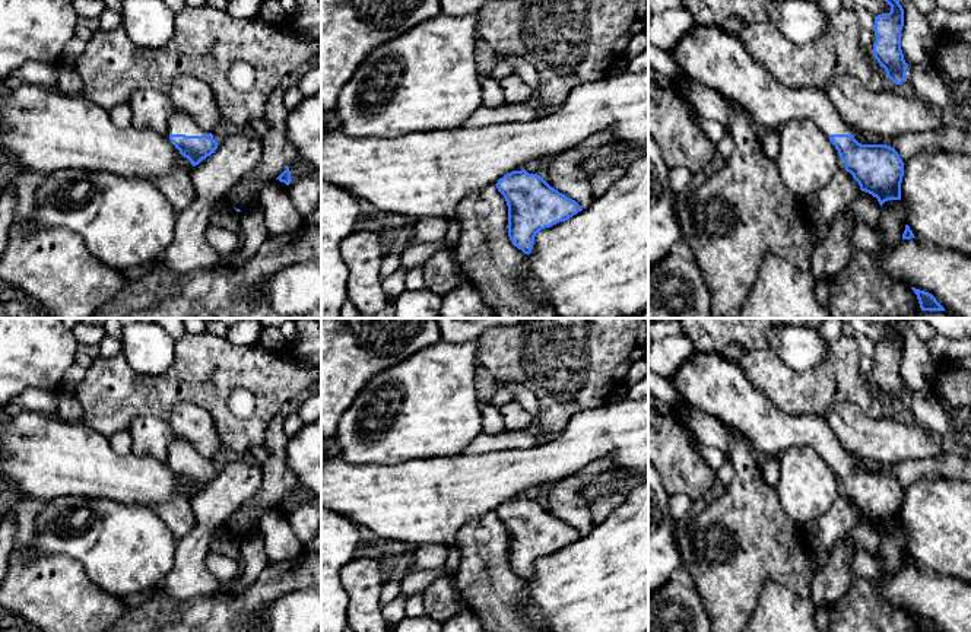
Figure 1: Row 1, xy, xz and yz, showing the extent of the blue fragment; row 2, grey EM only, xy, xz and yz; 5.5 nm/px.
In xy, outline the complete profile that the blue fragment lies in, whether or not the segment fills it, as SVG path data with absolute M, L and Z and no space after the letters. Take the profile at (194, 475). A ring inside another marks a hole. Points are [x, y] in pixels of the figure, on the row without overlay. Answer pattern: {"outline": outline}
{"outline": "M172 436L168 448L171 470L187 485L193 493L215 480L218 469L212 460L200 455L185 439Z"}

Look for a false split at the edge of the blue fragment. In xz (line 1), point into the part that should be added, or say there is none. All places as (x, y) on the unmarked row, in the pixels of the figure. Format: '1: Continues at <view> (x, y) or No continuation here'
1: No continuation here

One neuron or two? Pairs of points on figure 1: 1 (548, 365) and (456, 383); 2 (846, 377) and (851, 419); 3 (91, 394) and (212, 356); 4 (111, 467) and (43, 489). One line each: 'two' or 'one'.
1: two
2: two
3: one
4: one

